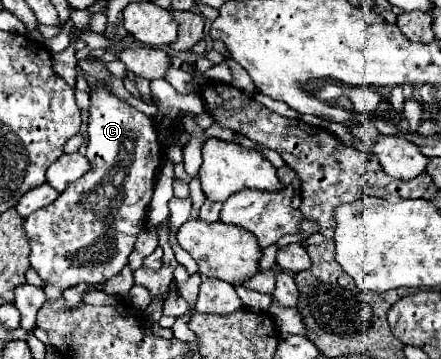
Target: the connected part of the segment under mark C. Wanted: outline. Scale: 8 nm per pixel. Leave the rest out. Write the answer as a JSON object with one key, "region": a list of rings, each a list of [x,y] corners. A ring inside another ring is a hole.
{"region":[[[81,62],[79,68],[93,76],[99,84],[97,88],[89,90],[91,98],[91,120],[89,120],[89,144],[87,144],[87,158],[91,162],[91,170],[77,182],[73,182],[55,202],[51,202],[45,208],[39,208],[31,216],[25,218],[25,232],[31,244],[31,266],[33,270],[47,280],[47,286],[43,288],[45,296],[49,300],[61,298],[63,290],[77,284],[103,284],[109,278],[117,276],[123,266],[127,264],[129,254],[133,252],[133,244],[137,234],[145,228],[145,214],[153,196],[153,184],[157,178],[157,166],[163,162],[163,146],[159,142],[159,134],[155,130],[155,124],[149,116],[127,104],[125,100],[119,100],[105,88],[111,72],[105,68],[103,62]],[[105,214],[113,214],[111,220],[105,220]]]}

